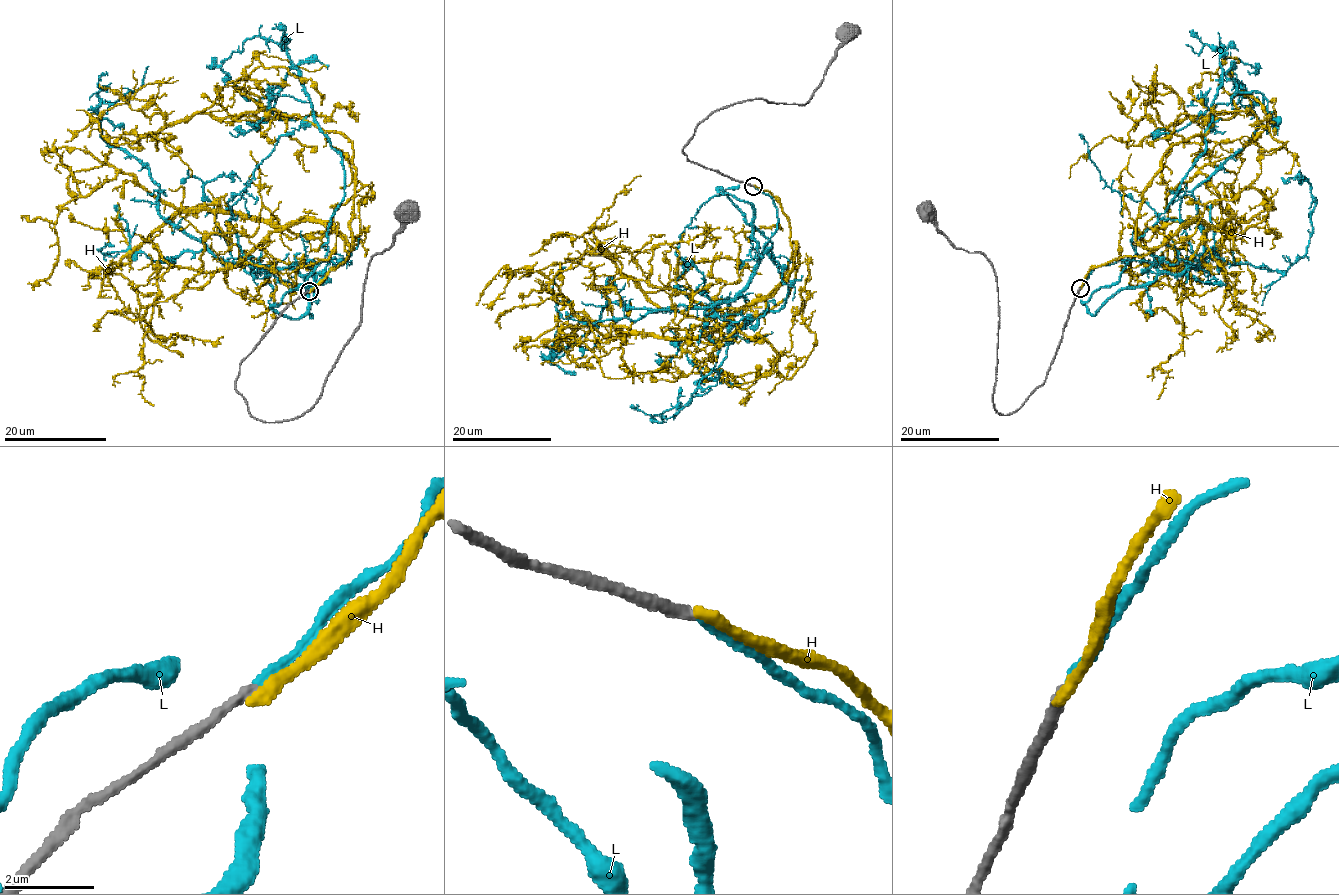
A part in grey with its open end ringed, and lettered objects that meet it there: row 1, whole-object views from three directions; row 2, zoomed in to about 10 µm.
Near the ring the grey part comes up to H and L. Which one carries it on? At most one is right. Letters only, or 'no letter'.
L

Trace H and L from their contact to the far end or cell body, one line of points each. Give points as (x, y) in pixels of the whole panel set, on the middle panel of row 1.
H: (753, 186), (780, 205), (796, 276), (719, 341), (699, 319), (660, 309), (583, 236), (640, 175)
L: (753, 186), (777, 223), (736, 294), (702, 307), (607, 299), (552, 363), (597, 335)

